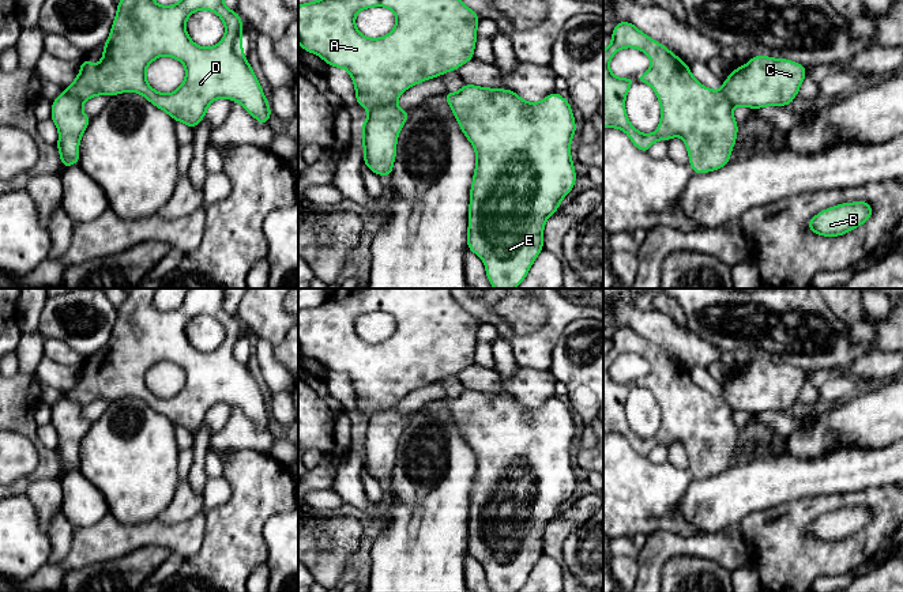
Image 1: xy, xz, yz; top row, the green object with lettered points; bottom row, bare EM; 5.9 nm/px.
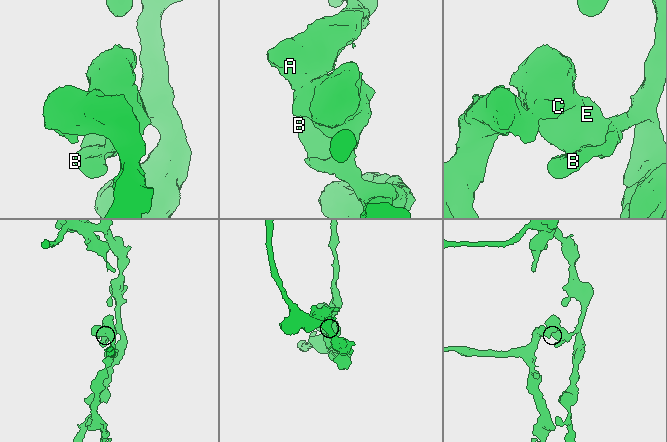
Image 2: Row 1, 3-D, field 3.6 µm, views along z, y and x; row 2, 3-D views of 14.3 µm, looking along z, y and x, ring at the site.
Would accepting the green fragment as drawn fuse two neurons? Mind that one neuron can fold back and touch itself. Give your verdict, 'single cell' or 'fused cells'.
fused cells

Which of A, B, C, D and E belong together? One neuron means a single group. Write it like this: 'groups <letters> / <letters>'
groups A / B C D E

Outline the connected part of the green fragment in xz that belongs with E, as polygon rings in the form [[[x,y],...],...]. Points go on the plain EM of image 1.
[[[463,389],[458,397],[444,401],[467,445],[475,455],[475,476],[470,494],[467,554],[485,569],[493,592],[518,592],[543,554],[543,532],[560,506],[573,494],[576,476],[571,463],[571,446],[576,427],[571,407],[554,396],[541,407],[527,407],[509,393],[489,393]]]

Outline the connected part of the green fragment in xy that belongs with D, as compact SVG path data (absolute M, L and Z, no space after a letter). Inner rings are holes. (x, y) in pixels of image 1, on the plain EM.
M132 289L116 309L117 318L97 370L87 362L80 367L76 384L64 395L87 406L95 400L117 400L132 396L143 400L174 426L195 433L207 419L208 410L219 403L238 407L259 429L268 429L272 421L262 391L242 355L242 324L223 308L225 289L188 289L183 303L173 310L159 310L153 298L157 289ZM197 314L217 318L225 328L223 344L211 352L197 351L185 333L187 324ZM169 361L185 372L185 385L170 399L155 396L146 385L146 373L158 362Z

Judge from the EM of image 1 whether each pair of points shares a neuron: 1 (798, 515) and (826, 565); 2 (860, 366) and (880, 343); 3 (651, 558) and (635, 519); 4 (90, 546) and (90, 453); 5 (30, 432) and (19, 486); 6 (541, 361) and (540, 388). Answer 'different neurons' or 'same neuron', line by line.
1: same neuron
2: different neurons
3: different neurons
4: different neurons
5: same neuron
6: different neurons

